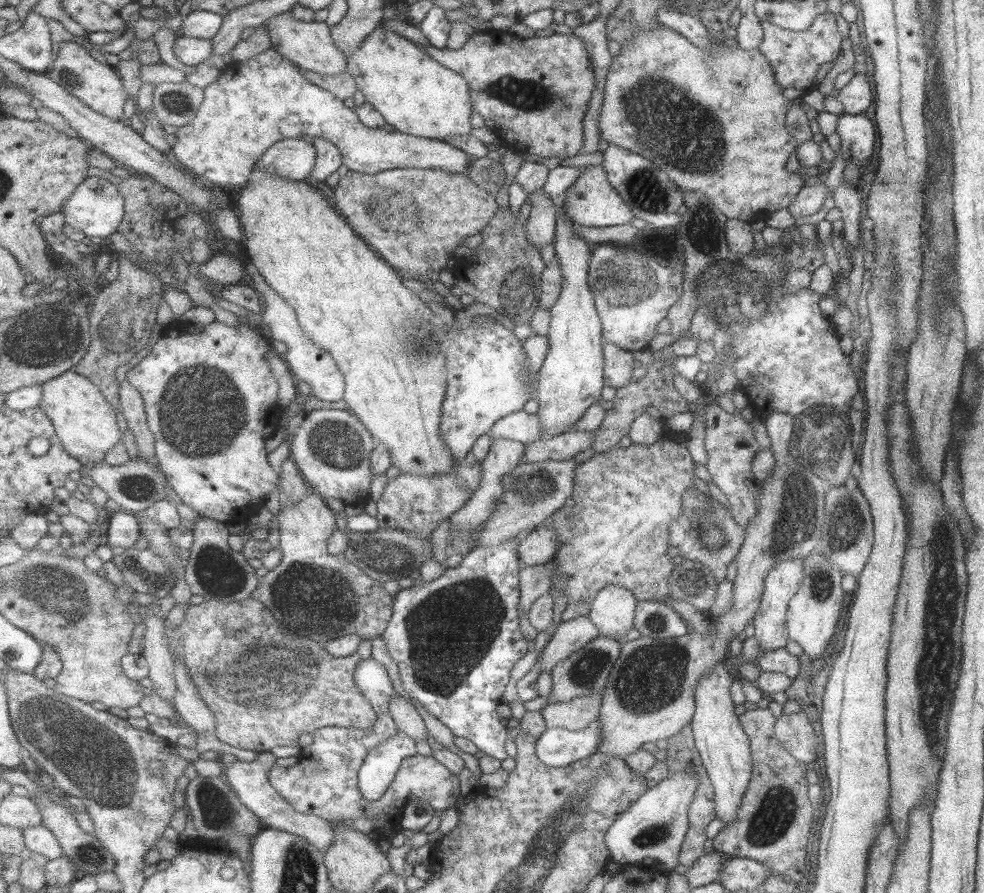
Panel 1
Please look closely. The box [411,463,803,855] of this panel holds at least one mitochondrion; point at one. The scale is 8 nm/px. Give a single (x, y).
(651, 680)

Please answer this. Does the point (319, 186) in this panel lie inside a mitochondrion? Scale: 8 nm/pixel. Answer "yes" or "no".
no

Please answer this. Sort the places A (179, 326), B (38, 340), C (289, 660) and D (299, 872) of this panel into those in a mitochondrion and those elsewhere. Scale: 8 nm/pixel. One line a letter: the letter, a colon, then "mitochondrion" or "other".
A: other
B: mitochondrion
C: mitochondrion
D: mitochondrion

